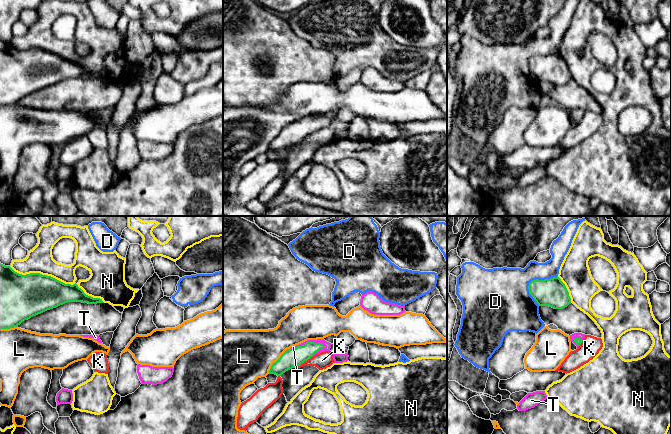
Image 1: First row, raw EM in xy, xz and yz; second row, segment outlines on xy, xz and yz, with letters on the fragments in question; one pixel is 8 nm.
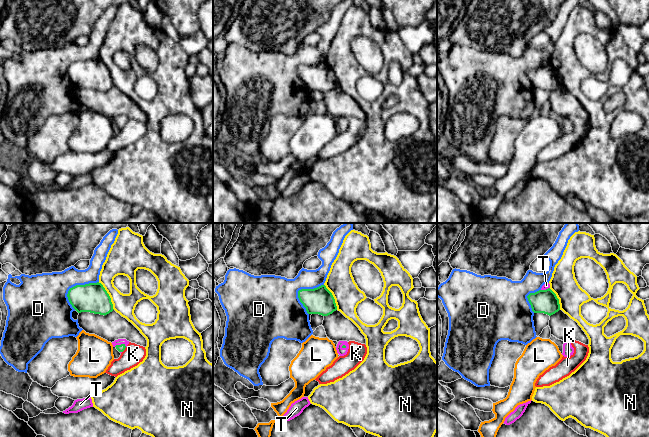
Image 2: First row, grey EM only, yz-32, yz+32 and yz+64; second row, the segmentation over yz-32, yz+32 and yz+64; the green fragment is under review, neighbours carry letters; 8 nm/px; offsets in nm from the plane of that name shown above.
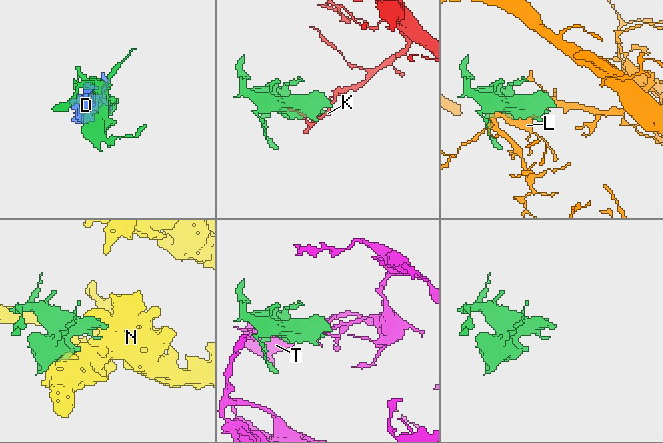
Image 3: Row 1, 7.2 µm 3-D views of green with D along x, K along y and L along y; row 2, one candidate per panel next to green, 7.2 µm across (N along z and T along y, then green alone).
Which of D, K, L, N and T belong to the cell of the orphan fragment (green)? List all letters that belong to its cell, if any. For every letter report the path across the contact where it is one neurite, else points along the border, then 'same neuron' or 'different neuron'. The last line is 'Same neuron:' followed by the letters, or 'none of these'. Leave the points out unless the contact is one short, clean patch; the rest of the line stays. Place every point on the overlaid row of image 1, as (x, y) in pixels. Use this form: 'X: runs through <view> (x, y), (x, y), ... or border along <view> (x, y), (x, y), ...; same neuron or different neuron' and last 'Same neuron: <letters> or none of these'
D: different neuron
K: different neuron
L: different neuron
N: different neuron
T: same neuron
Same neuron: T

